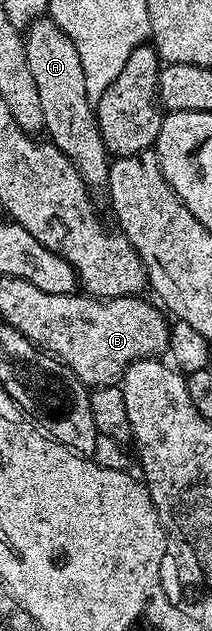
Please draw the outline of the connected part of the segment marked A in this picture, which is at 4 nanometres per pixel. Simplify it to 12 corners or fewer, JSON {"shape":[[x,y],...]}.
{"shape":[[49,18],[25,29],[44,129],[91,190],[112,163],[76,46]]}

